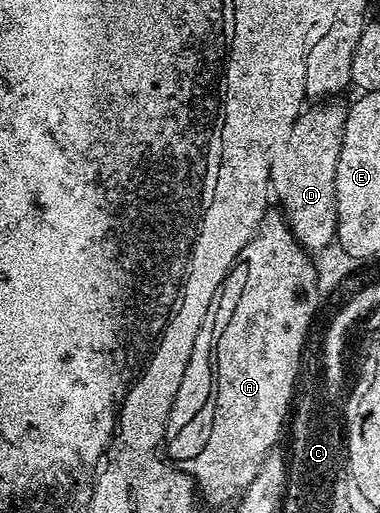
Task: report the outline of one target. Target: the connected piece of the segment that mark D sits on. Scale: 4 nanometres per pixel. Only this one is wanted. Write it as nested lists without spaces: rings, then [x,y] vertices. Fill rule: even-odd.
[[[321,100],[306,105],[292,119],[284,135],[285,143],[276,147],[267,162],[272,193],[273,190],[277,193],[285,221],[298,244],[306,250],[323,249],[334,241],[337,233],[335,172],[339,168],[339,152],[343,148],[343,132],[349,115],[349,106],[337,101],[341,100]]]

